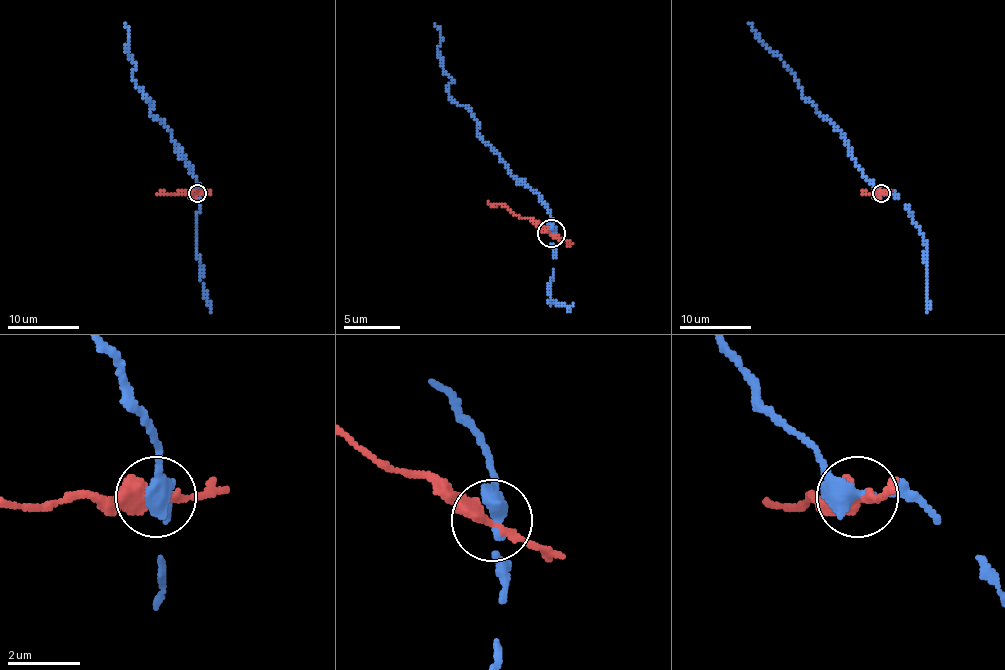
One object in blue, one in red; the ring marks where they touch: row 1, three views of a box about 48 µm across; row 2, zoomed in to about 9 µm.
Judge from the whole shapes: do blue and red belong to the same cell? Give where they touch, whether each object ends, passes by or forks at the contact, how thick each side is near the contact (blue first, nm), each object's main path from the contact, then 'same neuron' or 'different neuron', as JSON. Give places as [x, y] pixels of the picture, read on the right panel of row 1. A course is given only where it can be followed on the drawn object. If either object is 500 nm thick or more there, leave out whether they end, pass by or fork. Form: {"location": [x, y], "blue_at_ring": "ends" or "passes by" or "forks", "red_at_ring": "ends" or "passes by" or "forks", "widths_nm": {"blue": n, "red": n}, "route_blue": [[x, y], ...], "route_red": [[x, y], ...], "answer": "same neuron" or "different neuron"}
{"location": [881, 193], "blue_at_ring": "passes by", "red_at_ring": "passes by", "widths_nm": {"blue": 440, "red": 360}, "route_blue": [[881, 193], [849, 154], [842, 133], [806, 99], [795, 77], [765, 45], [749, 22]], "route_red": [[881, 193], [861, 195]], "answer": "different neuron"}

